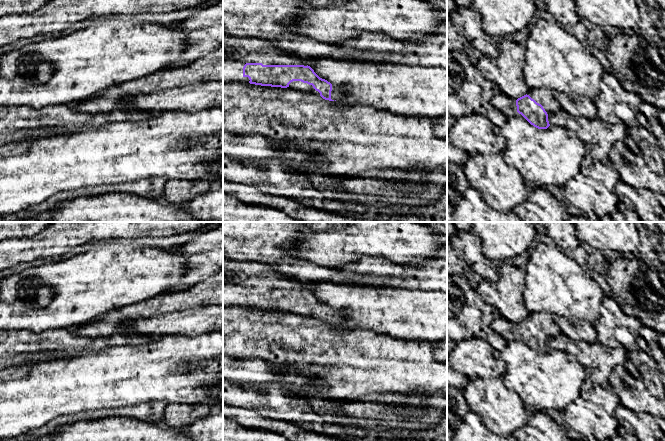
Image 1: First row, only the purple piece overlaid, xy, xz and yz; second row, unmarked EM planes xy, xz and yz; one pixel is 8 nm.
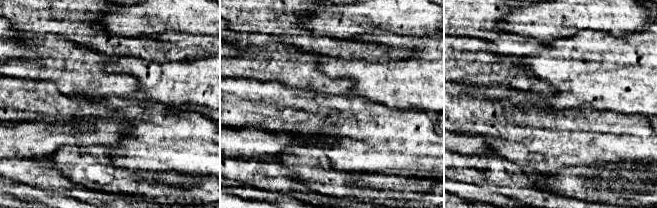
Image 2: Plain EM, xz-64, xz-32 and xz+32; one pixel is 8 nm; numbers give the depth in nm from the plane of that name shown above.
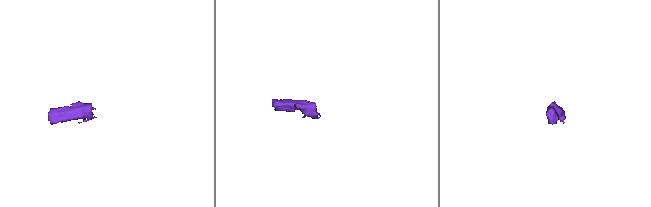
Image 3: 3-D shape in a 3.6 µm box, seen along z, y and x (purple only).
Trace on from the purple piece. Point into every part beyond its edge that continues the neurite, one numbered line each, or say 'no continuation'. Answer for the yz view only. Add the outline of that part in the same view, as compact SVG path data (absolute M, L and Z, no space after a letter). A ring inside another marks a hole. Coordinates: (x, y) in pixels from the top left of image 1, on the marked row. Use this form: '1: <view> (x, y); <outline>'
1: yz (543, 96); M546 88L529 89L527 95L541 104L547 114L555 113L561 109L559 103L554 98L553 91Z

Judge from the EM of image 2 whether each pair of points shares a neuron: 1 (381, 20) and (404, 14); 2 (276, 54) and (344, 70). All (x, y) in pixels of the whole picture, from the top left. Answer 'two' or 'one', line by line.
1: one
2: two

